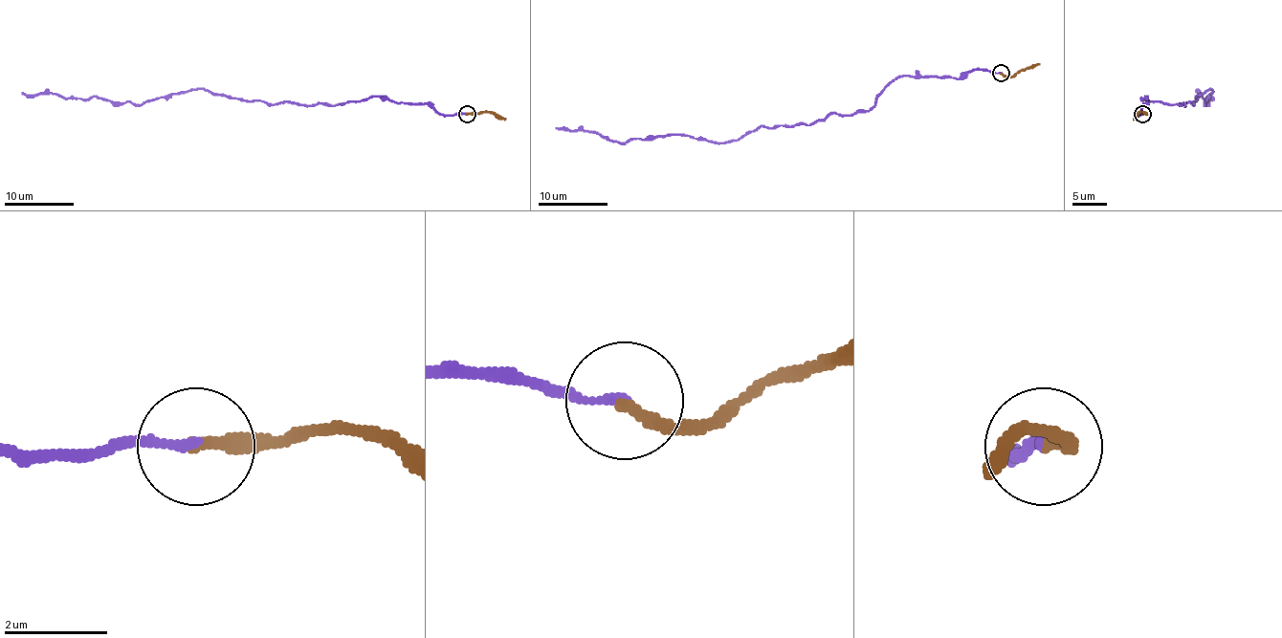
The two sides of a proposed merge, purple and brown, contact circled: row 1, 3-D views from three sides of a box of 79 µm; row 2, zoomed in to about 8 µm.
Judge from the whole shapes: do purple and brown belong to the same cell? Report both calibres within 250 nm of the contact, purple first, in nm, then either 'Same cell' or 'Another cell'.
Thickness 170 nm (purple) against 280 nm. Same cell

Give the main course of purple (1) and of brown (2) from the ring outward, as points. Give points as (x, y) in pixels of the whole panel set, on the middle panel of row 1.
1: (1001, 74), (902, 76), (867, 110), (808, 125), (760, 125), (723, 142), (674, 134), (618, 142), (555, 127)
2: (1001, 74), (1018, 74), (1039, 63)

